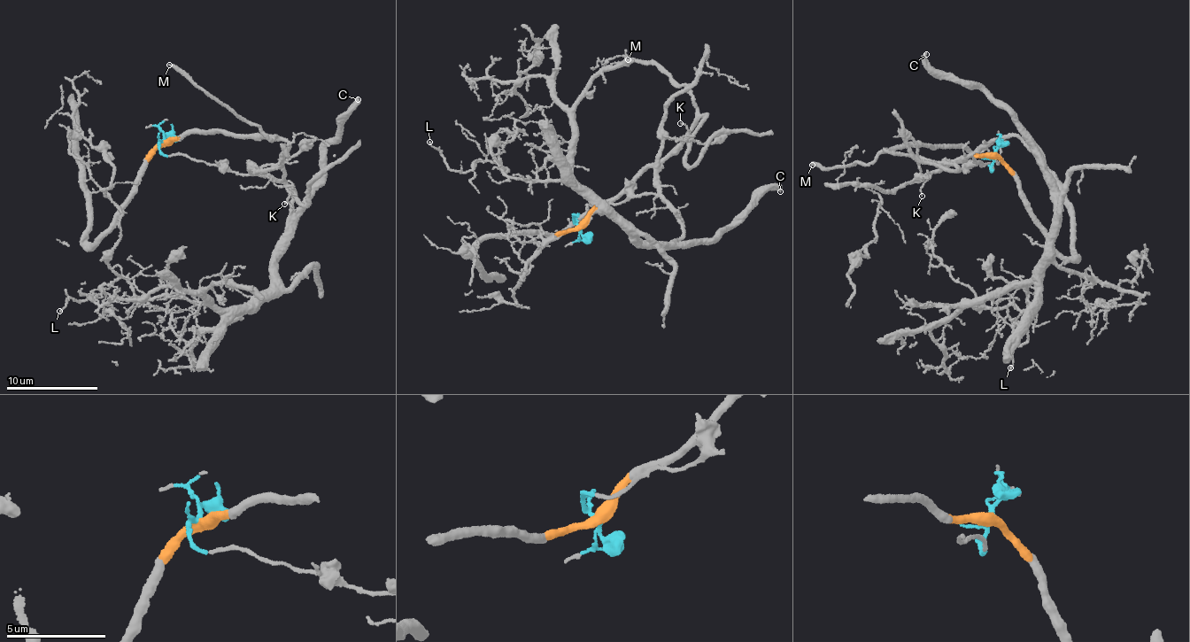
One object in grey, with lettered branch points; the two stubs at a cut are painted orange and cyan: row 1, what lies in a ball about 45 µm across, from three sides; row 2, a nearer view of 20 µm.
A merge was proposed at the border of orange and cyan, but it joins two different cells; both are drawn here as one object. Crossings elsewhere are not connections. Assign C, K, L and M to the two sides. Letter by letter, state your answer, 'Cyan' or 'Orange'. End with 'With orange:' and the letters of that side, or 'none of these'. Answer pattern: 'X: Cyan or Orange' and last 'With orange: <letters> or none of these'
C: Cyan
K: Cyan
L: Cyan
M: Orange
With orange: M

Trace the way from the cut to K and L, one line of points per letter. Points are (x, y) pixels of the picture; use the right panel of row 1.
K: (995, 155), (992, 170), (990, 161), (980, 166), (972, 156), (921, 177), (930, 175), (921, 197)
L: (995, 155), (992, 170), (973, 157), (1013, 135), (1054, 193), (1029, 306), (1008, 306), (1029, 336), (1009, 368)

